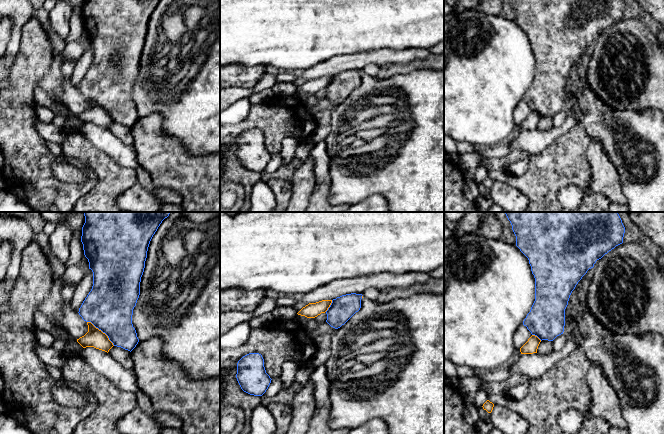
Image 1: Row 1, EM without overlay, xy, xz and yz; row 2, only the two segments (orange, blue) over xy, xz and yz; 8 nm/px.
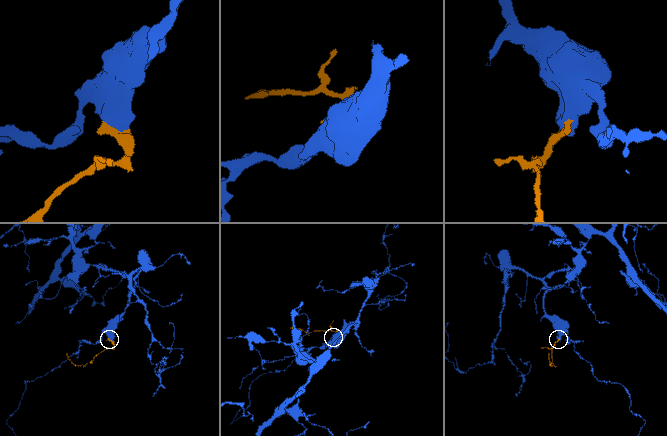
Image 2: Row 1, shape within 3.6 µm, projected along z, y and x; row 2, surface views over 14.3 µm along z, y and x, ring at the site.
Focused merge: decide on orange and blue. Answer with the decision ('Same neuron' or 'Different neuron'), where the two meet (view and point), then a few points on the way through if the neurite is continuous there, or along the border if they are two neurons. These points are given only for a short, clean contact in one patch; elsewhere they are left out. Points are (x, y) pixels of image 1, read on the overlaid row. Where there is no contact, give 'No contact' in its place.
Different neuron. Touches orange at xy (101, 331)

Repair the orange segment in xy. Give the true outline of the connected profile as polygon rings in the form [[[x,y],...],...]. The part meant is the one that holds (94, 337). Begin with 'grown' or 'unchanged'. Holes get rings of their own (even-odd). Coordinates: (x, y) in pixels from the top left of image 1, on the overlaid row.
unchanged | [[[87,322],[88,332],[77,339],[77,342],[83,347],[94,347],[96,349],[109,352],[109,350],[114,346],[109,340],[108,336],[101,330],[96,328],[91,322]]]

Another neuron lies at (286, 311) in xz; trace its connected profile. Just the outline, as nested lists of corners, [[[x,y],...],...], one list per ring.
[[[290,305],[277,306],[270,313],[275,320],[294,319],[297,316],[297,312],[294,310],[293,306]]]

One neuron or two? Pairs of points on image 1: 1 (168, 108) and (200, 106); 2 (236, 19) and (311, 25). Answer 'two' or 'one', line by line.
1: one
2: one

